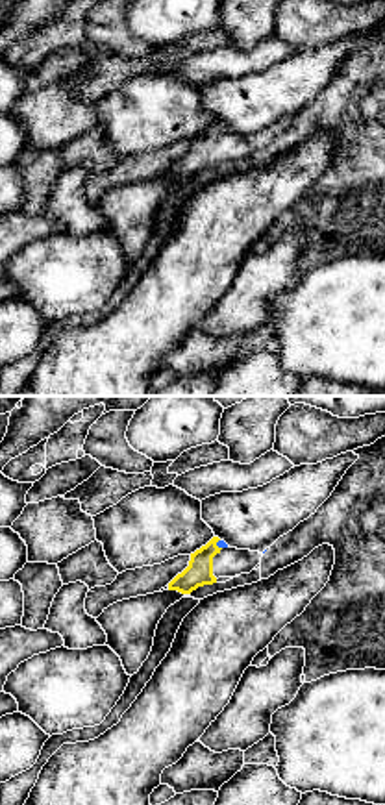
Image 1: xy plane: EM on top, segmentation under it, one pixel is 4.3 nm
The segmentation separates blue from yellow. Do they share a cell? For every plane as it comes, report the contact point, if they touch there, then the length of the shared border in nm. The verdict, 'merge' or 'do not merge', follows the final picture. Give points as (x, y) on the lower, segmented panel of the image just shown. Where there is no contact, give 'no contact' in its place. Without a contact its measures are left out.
(217, 544) | 50 nm

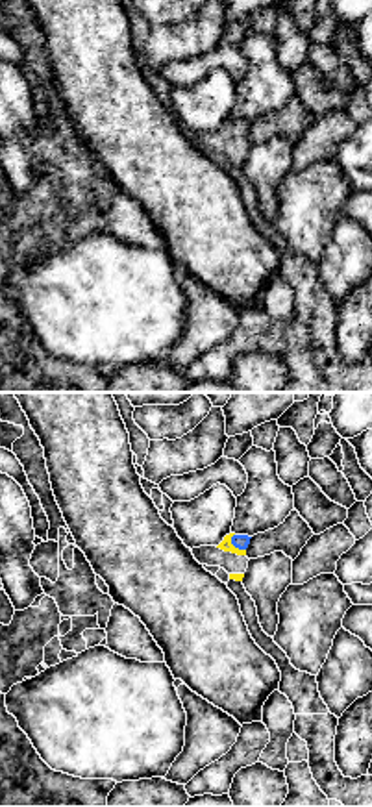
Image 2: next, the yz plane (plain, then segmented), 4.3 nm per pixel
(234, 545) | 90 nm

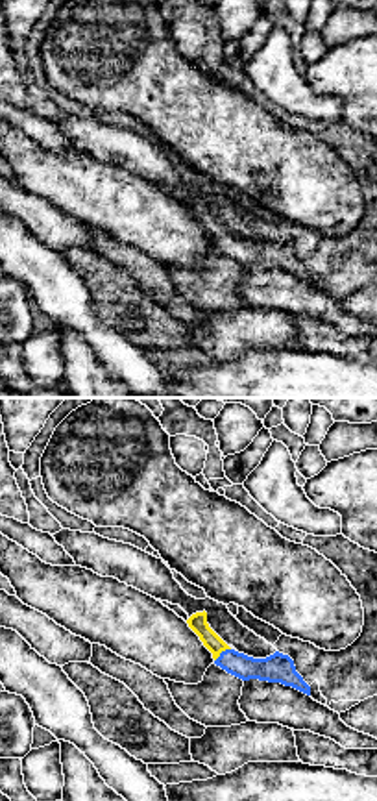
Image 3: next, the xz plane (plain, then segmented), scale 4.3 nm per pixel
(220, 653) | 90 nm

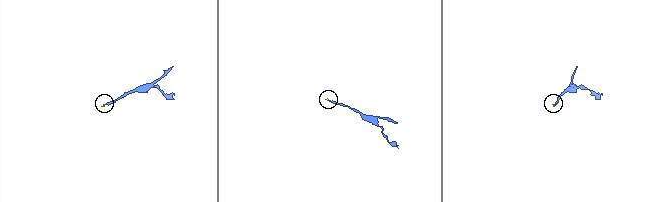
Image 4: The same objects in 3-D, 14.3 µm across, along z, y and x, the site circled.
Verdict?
merge

